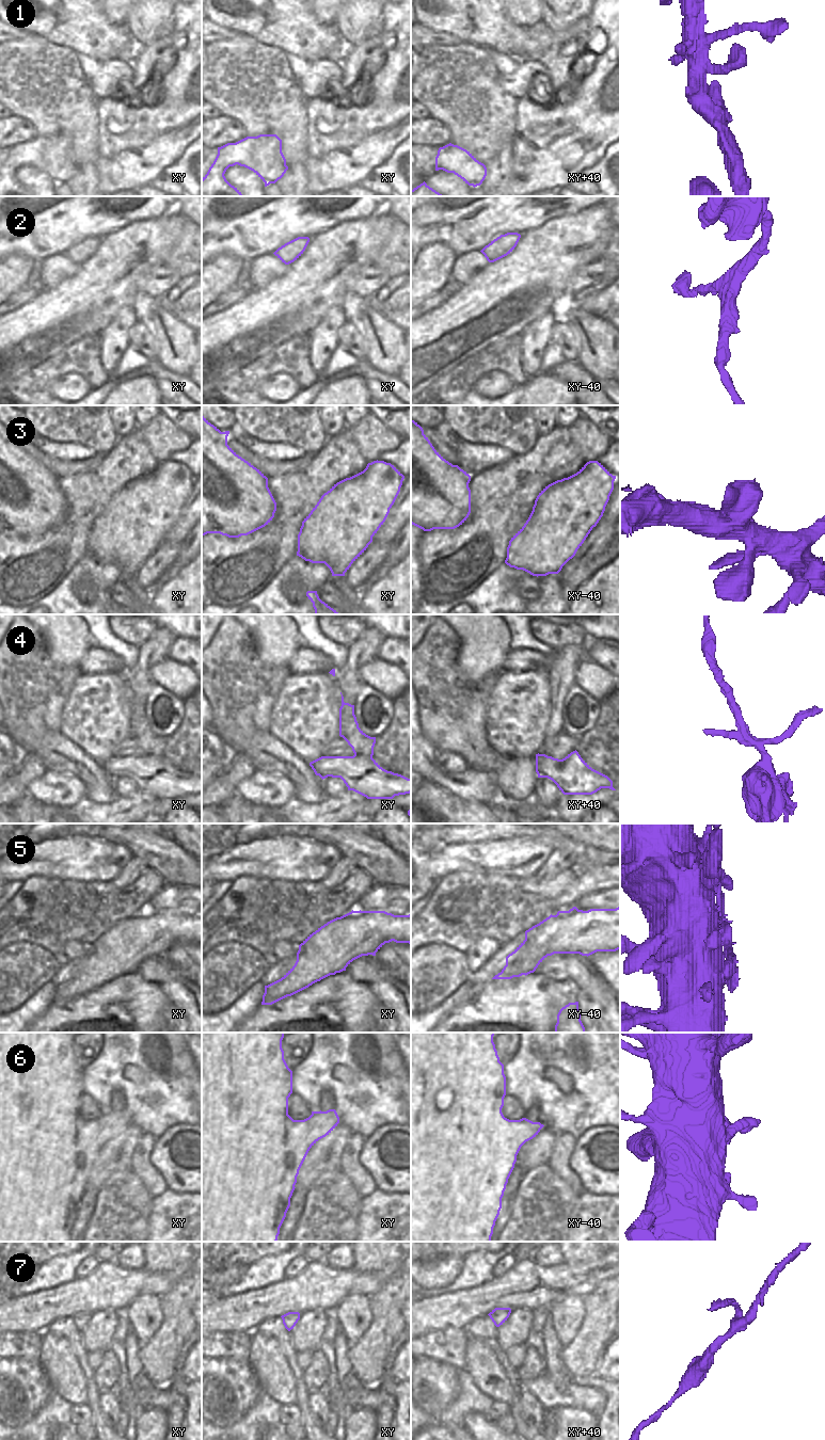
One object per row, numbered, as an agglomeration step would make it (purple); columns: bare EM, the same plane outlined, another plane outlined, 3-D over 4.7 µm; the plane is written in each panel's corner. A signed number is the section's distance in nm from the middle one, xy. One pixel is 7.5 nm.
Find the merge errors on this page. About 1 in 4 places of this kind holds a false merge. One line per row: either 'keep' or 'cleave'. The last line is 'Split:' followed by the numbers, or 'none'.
1: keep
2: keep
3: keep
4: cleave
5: keep
6: keep
7: keep
Split: 4

